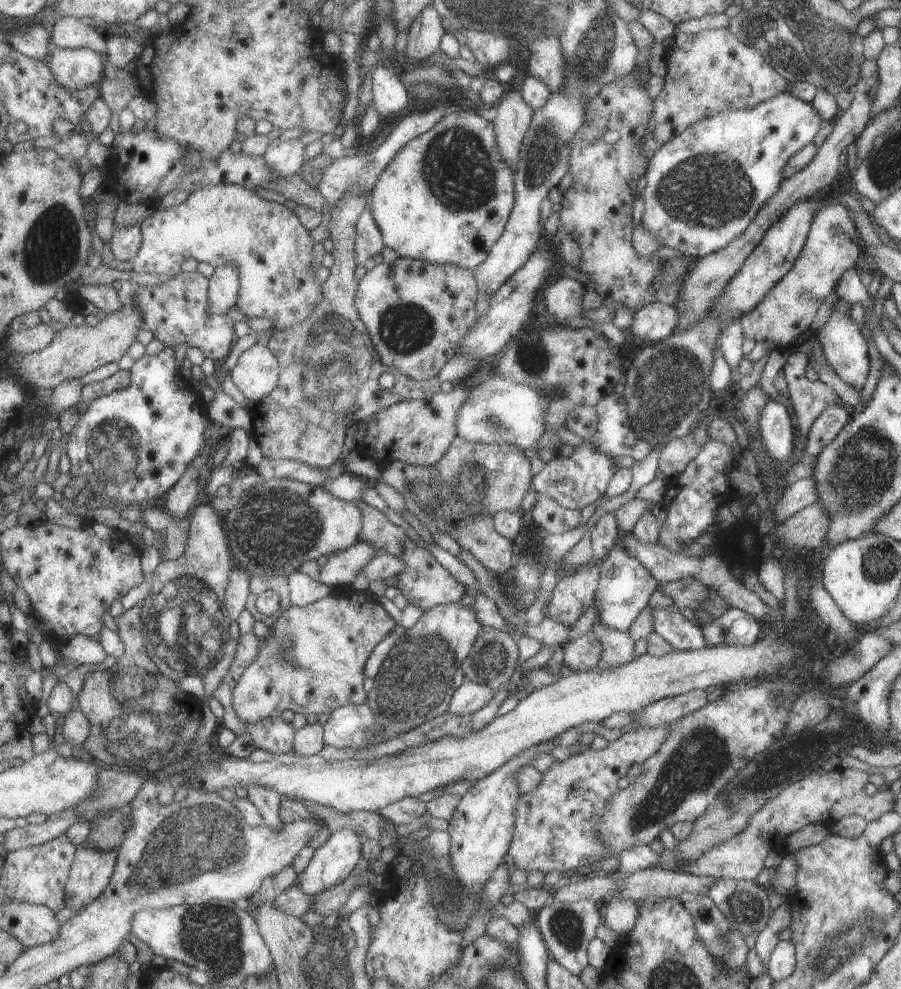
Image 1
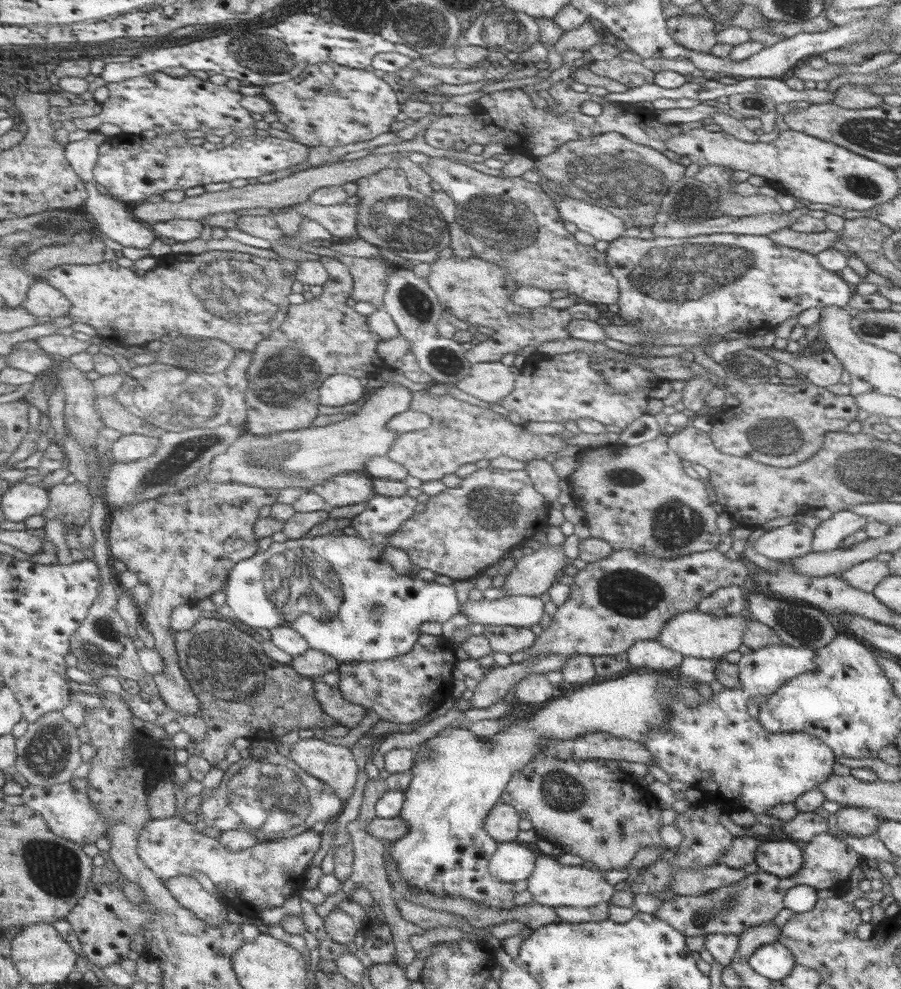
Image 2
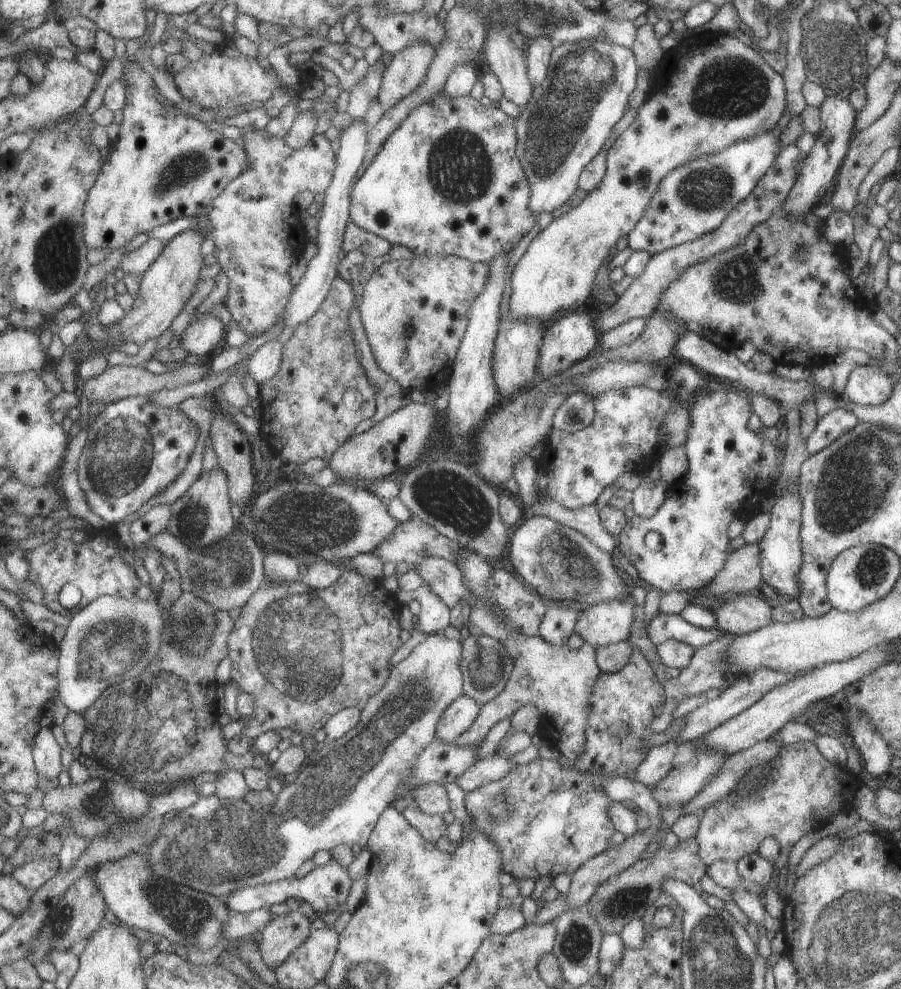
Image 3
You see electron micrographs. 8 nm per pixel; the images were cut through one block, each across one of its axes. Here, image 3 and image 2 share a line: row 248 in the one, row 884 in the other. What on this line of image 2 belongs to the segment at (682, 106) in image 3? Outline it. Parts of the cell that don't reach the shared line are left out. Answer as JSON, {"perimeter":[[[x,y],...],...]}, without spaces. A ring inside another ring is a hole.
{"perimeter":[[[548,855],[538,858],[538,866],[534,868],[533,875],[528,880],[527,890],[532,894],[533,902],[547,906],[586,908],[600,903],[611,902],[612,895],[616,890],[610,885],[602,872],[586,869],[583,866],[562,866]]]}

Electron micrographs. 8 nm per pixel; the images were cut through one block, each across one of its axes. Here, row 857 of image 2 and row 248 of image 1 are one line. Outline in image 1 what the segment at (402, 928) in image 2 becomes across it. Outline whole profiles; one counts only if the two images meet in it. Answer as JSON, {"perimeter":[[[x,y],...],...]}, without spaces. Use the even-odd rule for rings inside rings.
{"perimeter":[[[371,195],[367,196],[367,208],[361,213],[357,221],[356,262],[357,266],[367,264],[370,258],[381,254],[385,248],[382,234],[372,217]]]}

